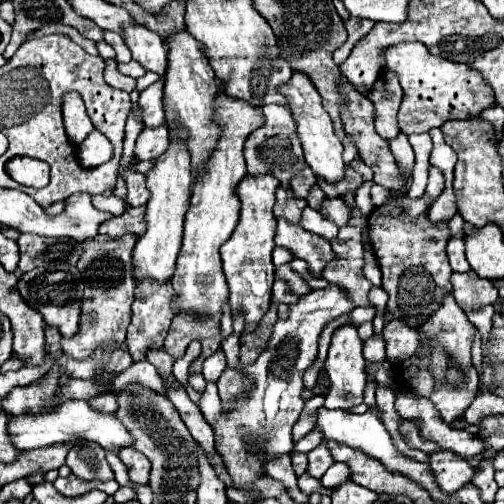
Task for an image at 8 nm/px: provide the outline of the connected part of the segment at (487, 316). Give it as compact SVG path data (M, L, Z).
M482 306L478 310L466 310L468 320L480 330L482 334L482 348L486 348L488 342L488 332L492 328L492 316L494 316L494 306Z

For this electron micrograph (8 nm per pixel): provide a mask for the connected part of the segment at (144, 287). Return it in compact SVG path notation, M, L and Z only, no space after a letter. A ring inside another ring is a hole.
M150 278L140 280L140 284L134 290L134 304L132 304L132 322L128 326L126 344L134 360L144 360L148 348L162 348L166 332L170 328L170 322L176 314L172 314L172 290L170 280L168 282L152 282Z

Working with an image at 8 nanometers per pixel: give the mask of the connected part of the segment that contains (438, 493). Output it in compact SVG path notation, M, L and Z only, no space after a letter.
M320 408L320 412L318 412L318 424L316 424L316 426L322 430L324 440L336 440L336 442L340 442L340 444L346 444L346 446L352 446L352 448L362 450L364 454L368 454L368 456L380 460L388 470L400 472L400 474L412 478L414 482L420 482L420 484L430 492L430 496L432 496L434 500L444 502L444 500L448 498L448 494L444 494L444 492L438 488L438 484L434 482L434 476L432 476L432 472L426 468L426 464L414 462L414 460L410 460L410 458L404 458L404 456L396 450L396 446L392 444L390 434L386 432L384 424L380 422L380 412L378 412L378 410L368 410L366 414L348 414L348 412L344 412L344 410L326 410L326 408Z

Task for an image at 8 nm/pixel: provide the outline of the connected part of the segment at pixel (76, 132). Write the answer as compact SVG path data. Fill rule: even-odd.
M74 92L64 94L62 114L64 114L64 128L68 138L74 144L82 144L84 138L94 130L94 126L86 114L84 100L80 98L80 94L74 94Z

